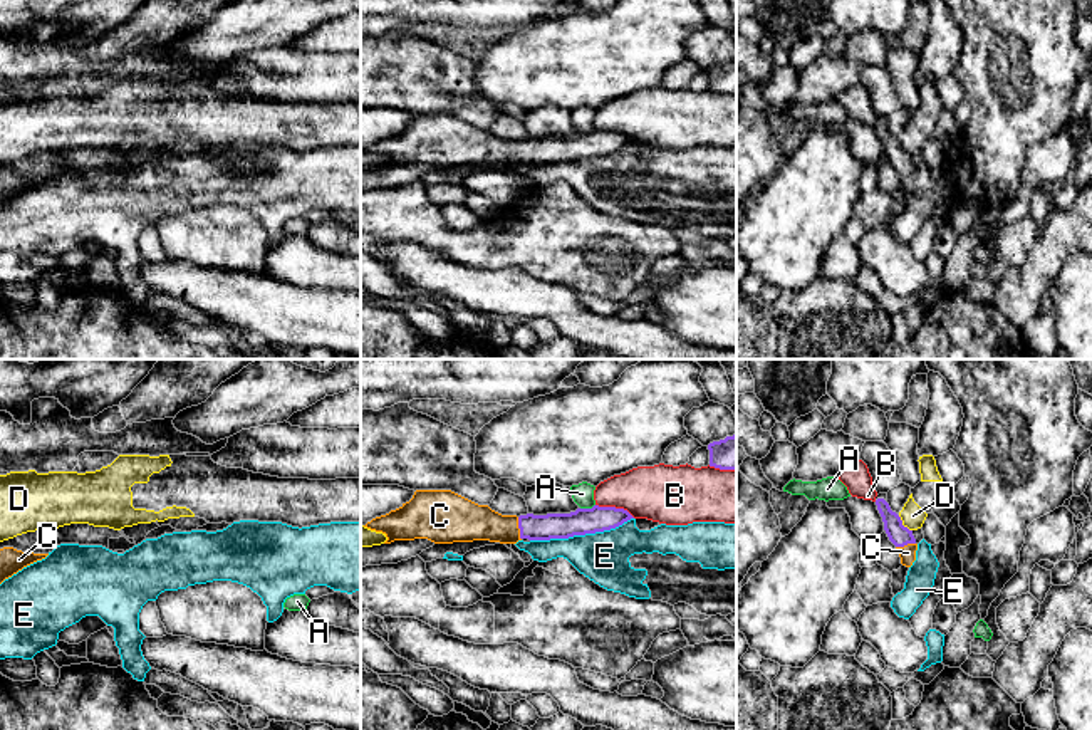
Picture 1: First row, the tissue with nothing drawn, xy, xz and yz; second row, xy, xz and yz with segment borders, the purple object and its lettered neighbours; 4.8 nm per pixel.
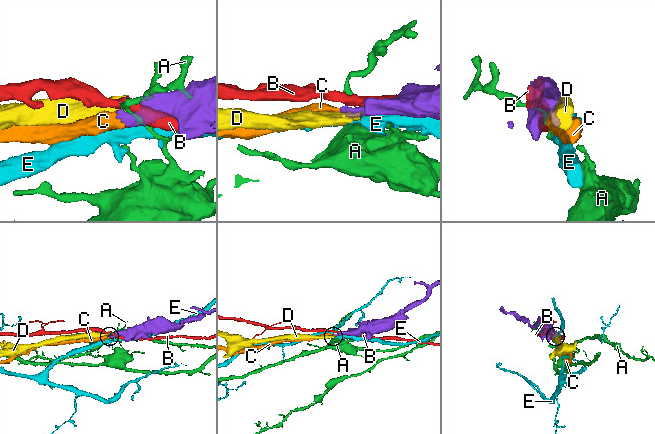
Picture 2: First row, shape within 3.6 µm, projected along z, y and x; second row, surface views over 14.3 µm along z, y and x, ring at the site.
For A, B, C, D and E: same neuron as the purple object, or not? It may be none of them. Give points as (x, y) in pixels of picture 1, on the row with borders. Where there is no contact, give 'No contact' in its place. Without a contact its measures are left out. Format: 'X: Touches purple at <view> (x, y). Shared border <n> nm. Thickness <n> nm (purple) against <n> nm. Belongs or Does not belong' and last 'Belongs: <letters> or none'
A: Touches purple at xz (587, 509). Shared border 80 nm. Thickness 130 nm (purple) against 110 nm. Does not belong
B: Touches purple at xz (614, 507). Shared border 200 nm. Thickness 130 nm (purple) against 280 nm. Does not belong
C: Touches purple at xz (519, 527). Shared border 110 nm. Thickness 130 nm (purple) against 190 nm. Belongs
D: Touches purple at yz (901, 524). Shared border 100 nm. Thickness 100 nm (purple) against 120 nm. Does not belong
E: Touches purple at xz (581, 534). Shared border 500 nm. Thickness 130 nm (purple) against 240 nm. Does not belong
Belongs: C

